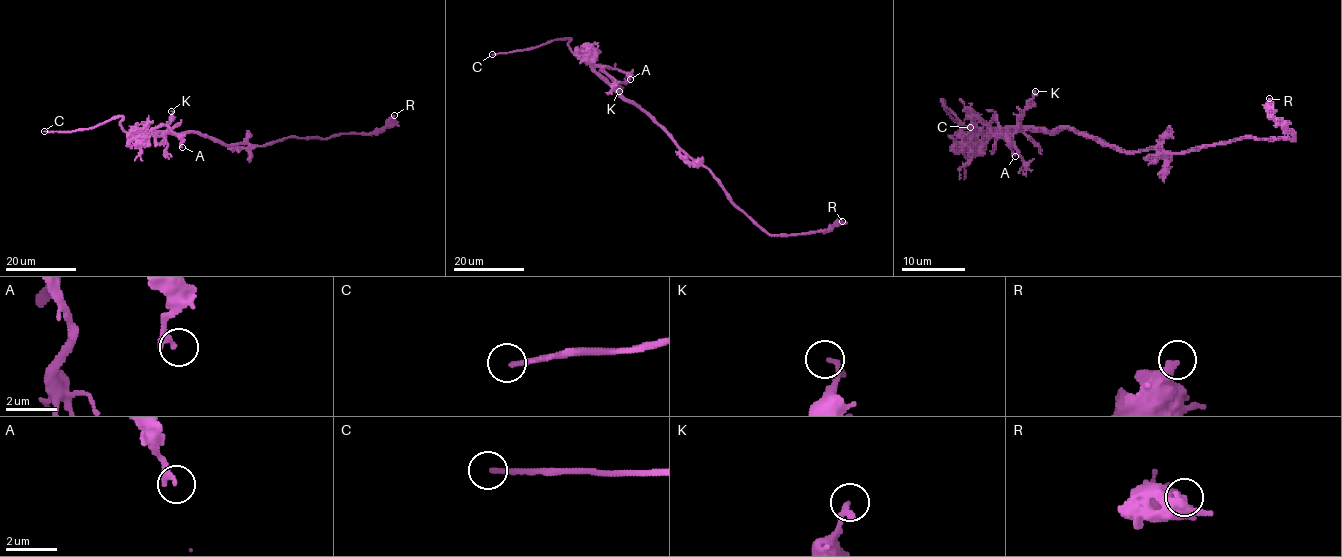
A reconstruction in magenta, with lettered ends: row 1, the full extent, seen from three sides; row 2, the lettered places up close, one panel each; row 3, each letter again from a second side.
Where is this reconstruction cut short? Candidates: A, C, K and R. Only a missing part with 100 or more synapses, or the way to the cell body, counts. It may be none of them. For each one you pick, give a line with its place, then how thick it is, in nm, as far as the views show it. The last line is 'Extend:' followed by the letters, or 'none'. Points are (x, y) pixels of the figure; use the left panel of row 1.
C: place (44, 131); calibre 200 nm
Extend: C

